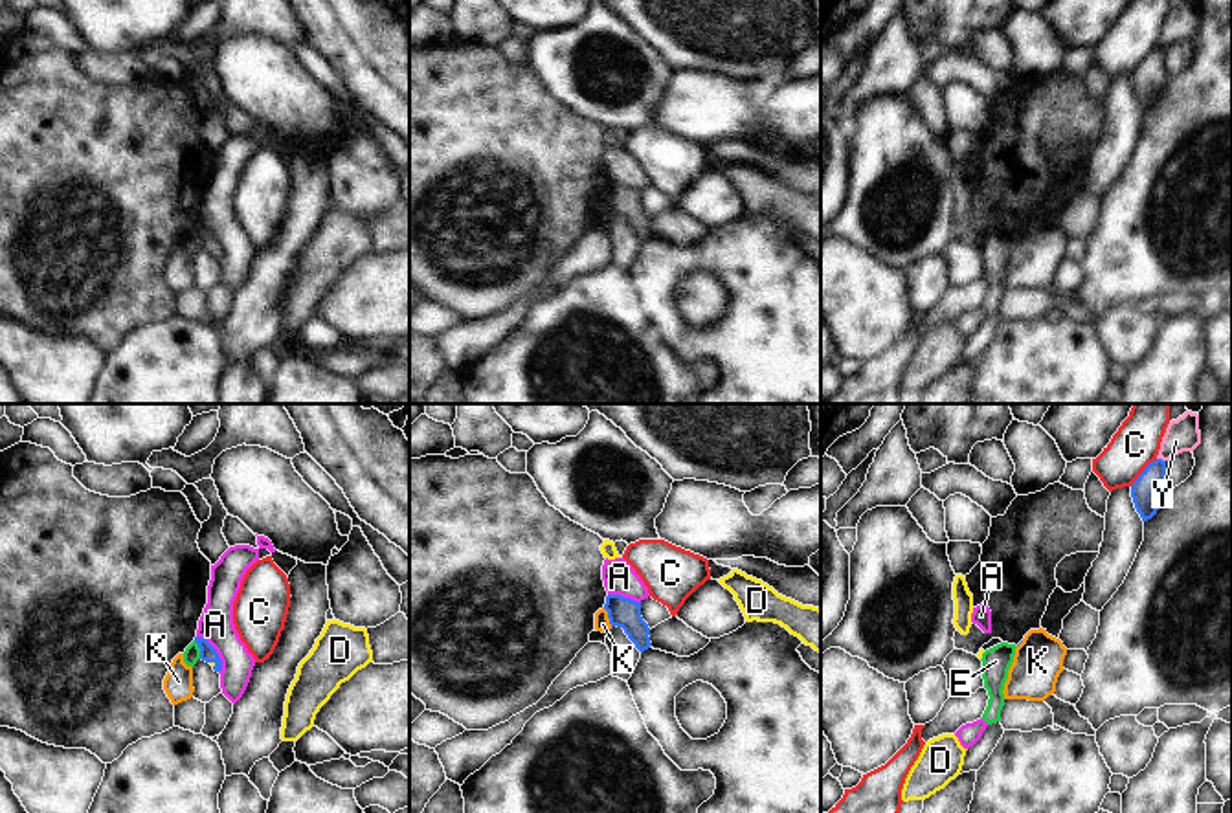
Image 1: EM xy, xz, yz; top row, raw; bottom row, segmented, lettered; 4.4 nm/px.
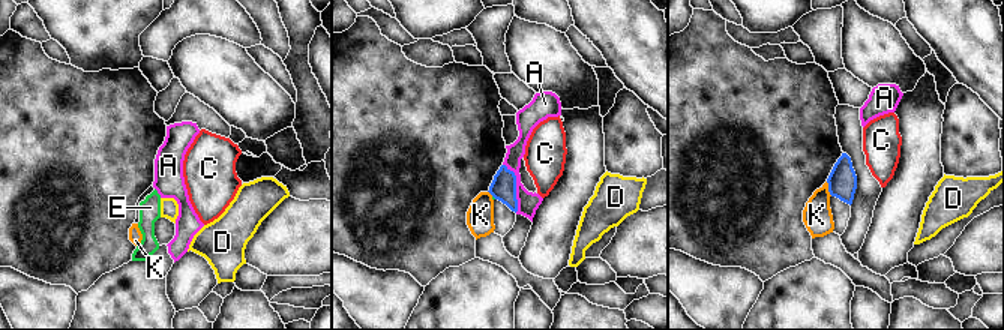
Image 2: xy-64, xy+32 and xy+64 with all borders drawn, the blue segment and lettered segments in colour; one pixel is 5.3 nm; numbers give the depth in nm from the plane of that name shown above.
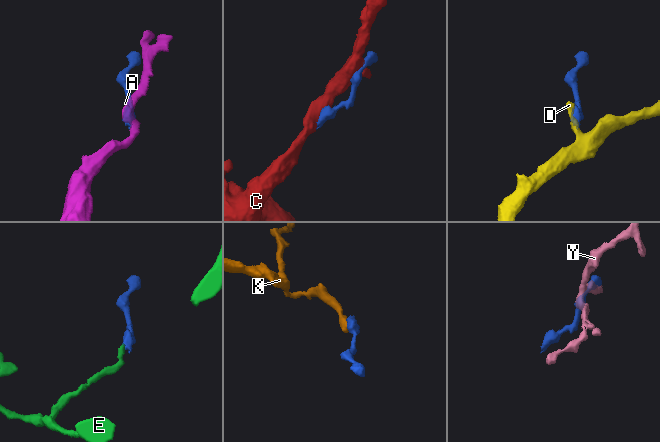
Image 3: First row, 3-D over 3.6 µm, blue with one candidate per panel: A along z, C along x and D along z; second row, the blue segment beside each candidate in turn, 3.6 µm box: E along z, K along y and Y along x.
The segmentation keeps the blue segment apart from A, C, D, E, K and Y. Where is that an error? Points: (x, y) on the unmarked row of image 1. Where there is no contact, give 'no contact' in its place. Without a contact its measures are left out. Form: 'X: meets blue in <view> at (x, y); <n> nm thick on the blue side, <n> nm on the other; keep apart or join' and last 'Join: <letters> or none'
A: meets blue in xy at (215, 241); 70 nm thick on the blue side, 150 nm on the other; keep apart
C: meets blue in yz at (1142, 61); 150 nm thick on the blue side, 200 nm on the other; keep apart
D: meets blue in xy at (215, 254); 70 nm thick on the blue side, 20 nm on the other; join
E: meets blue in xy at (201, 239); 70 nm thick on the blue side, 70 nm on the other; keep apart
K: meets blue in xz at (608, 206); 130 nm thick on the blue side, 70 nm on the other; keep apart
Y: meets blue in yz at (1161, 48); 150 nm thick on the blue side, 140 nm on the other; keep apart
Join: D

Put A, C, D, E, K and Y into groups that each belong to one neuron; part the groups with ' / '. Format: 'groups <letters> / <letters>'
groups A / C / D / E / K / Y

